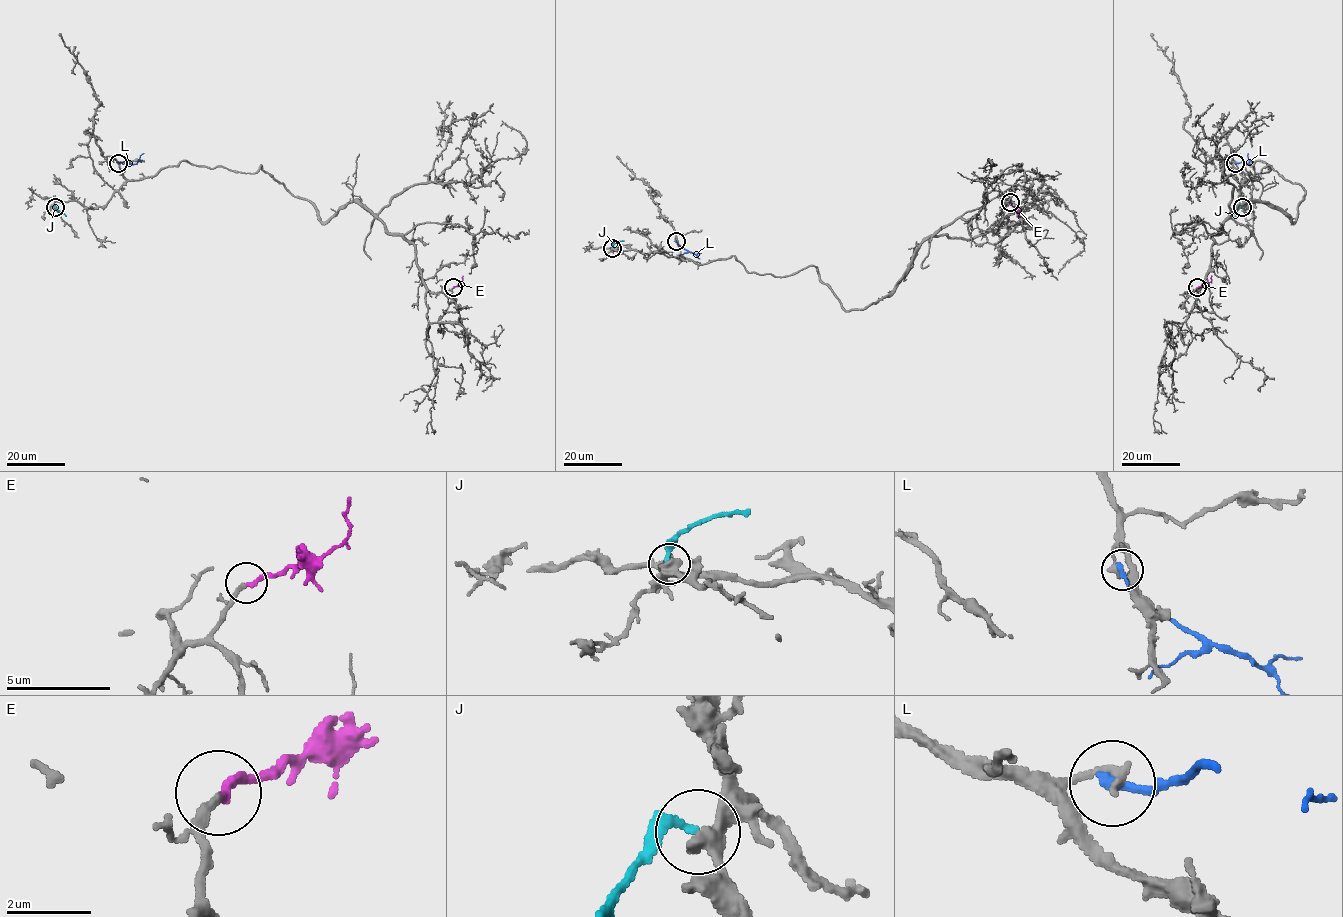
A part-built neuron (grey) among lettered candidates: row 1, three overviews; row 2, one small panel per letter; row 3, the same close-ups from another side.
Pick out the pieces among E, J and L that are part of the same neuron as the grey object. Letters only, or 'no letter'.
E

